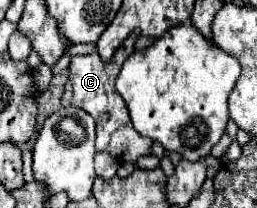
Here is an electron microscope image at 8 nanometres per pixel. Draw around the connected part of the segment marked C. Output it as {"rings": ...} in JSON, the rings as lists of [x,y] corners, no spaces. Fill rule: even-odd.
{"rings":[[[131,33],[123,41],[123,45],[117,49],[117,53],[111,57],[109,63],[103,63],[97,53],[73,57],[71,65],[69,65],[69,81],[65,83],[65,93],[61,97],[63,107],[69,107],[69,105],[81,107],[95,119],[95,125],[97,125],[95,147],[97,147],[97,151],[107,151],[113,157],[117,157],[117,161],[127,161],[127,163],[137,161],[137,157],[149,155],[151,143],[153,143],[153,141],[149,141],[149,137],[143,137],[141,133],[137,133],[131,127],[133,123],[129,121],[129,109],[127,109],[123,97],[115,89],[115,79],[119,77],[123,61],[135,51],[135,41],[137,41],[137,33]]]}

